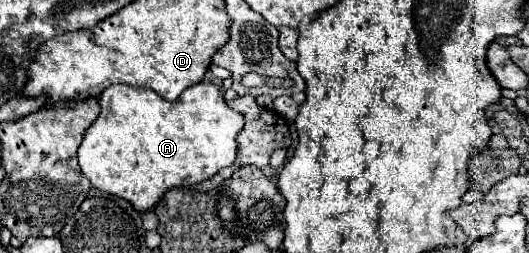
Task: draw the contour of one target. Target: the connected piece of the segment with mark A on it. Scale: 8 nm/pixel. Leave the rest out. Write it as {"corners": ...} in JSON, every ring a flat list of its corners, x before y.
{"corners":[[213,83,191,85,175,101,165,101,145,87,111,85,99,95,99,105,101,113,87,129,77,151,81,171,95,189,127,199,139,213,155,209,169,189,193,187,231,165,237,157,237,135,243,129,243,115,227,107]]}

